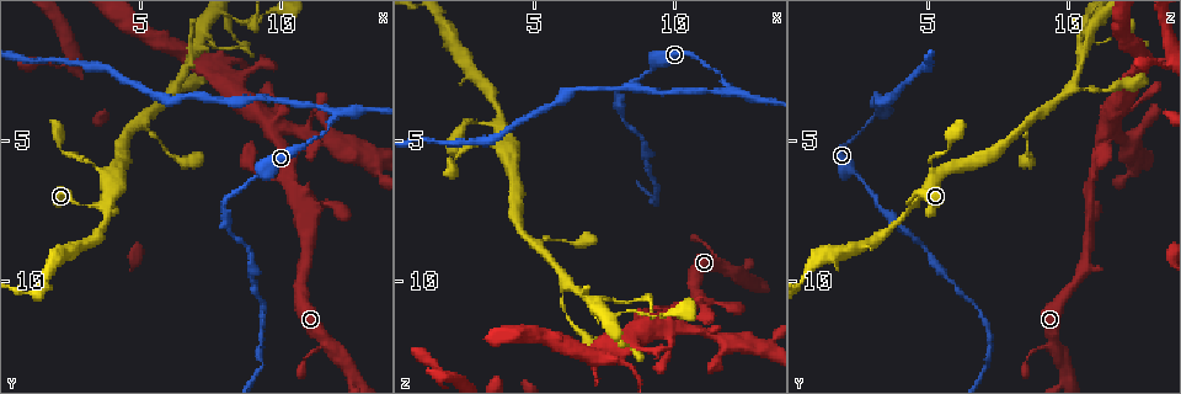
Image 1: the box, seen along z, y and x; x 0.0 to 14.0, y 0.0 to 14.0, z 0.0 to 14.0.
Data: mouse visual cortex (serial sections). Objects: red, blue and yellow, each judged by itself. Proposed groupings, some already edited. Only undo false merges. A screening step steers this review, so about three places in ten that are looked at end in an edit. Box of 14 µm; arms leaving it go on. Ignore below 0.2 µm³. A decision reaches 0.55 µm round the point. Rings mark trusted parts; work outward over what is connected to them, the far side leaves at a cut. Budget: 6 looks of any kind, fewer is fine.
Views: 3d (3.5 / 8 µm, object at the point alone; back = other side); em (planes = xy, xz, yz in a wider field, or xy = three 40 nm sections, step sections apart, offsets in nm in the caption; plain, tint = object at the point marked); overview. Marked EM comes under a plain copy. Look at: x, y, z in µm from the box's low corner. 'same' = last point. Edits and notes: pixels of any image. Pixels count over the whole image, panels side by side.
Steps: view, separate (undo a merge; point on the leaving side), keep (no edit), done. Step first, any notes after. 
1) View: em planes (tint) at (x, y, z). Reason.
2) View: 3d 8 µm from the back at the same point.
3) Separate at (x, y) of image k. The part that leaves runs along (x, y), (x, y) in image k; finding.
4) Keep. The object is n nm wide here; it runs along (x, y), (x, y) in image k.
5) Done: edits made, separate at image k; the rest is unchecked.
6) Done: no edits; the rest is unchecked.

View: em xy step 1 (tint) at (3.6, 7.4, 4.5). Three-way junction.

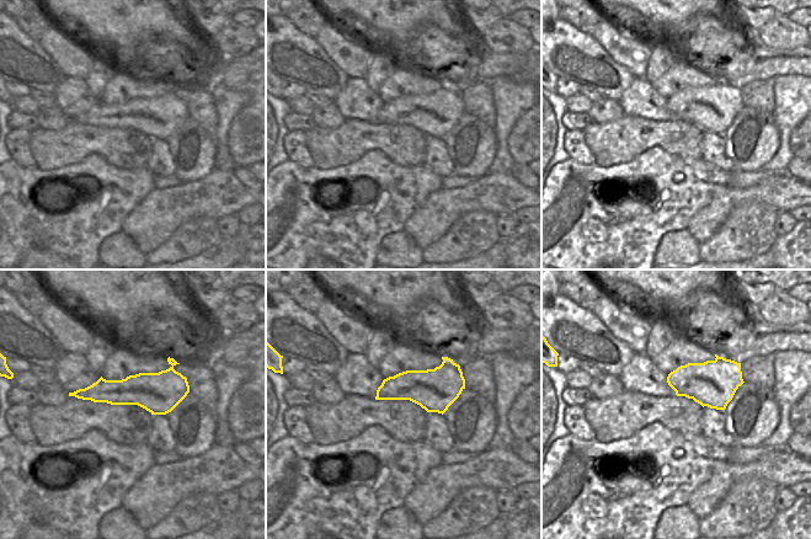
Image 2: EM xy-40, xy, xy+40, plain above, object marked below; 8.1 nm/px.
View: 3d 3.5 µm at the same point. See where the arms go.

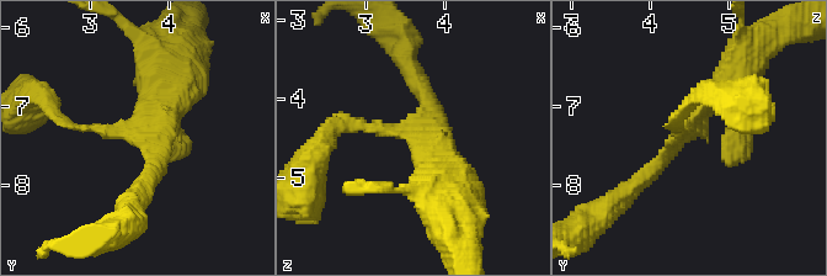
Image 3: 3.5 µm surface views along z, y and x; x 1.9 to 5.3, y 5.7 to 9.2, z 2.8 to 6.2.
Keep. It runs along (331, 131), (419, 131), (433, 179) in image 3; continuous, no second cell.

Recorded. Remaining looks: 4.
View: 3d 3.5 µm at (9.8, 4.8, 11.3). Abrupt turn.

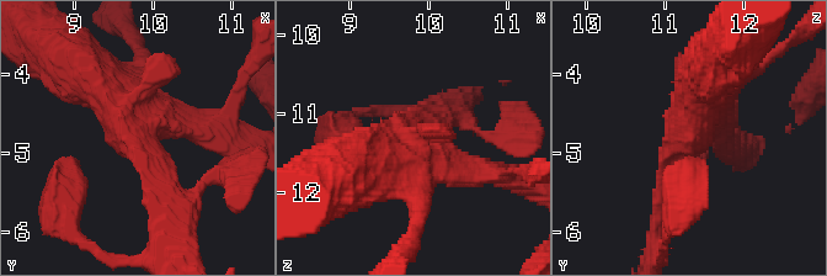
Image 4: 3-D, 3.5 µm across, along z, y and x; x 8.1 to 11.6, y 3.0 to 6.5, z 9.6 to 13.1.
View: em xy step 3 (tint) at (9.75, 4.75, 11.30). Now the EM.

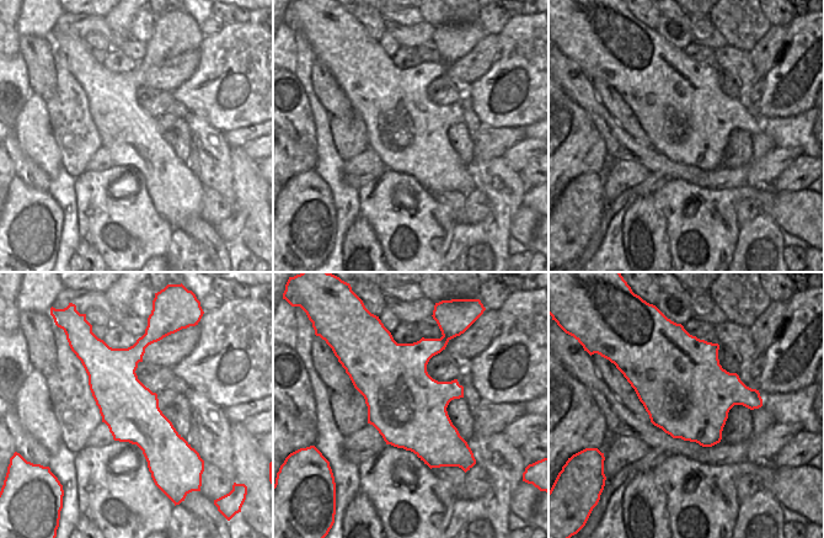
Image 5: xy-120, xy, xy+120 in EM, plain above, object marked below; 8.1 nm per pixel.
View: em planes (tint) at the same point.

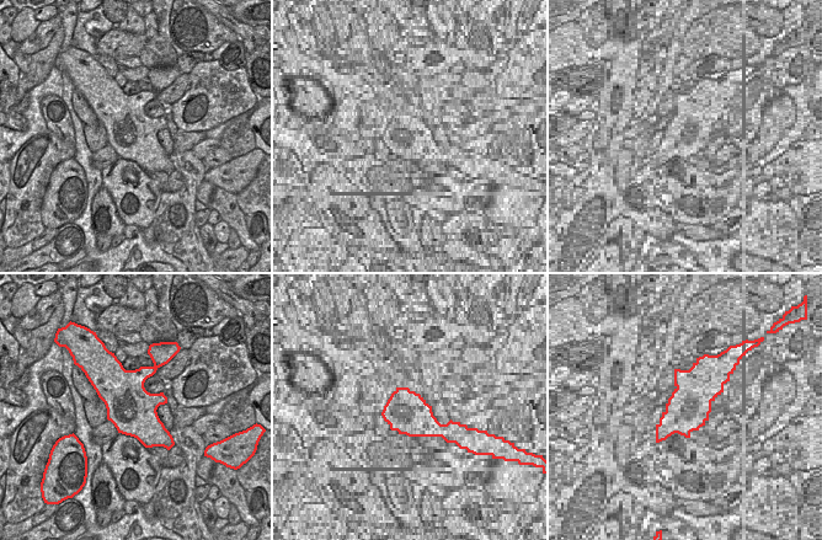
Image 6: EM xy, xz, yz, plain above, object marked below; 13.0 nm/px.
Keep. It runs along (165, 203), (150, 154), (86, 75) in image 4; all the same cell.

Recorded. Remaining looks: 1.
Done: no edits; the rest is unchecked.

